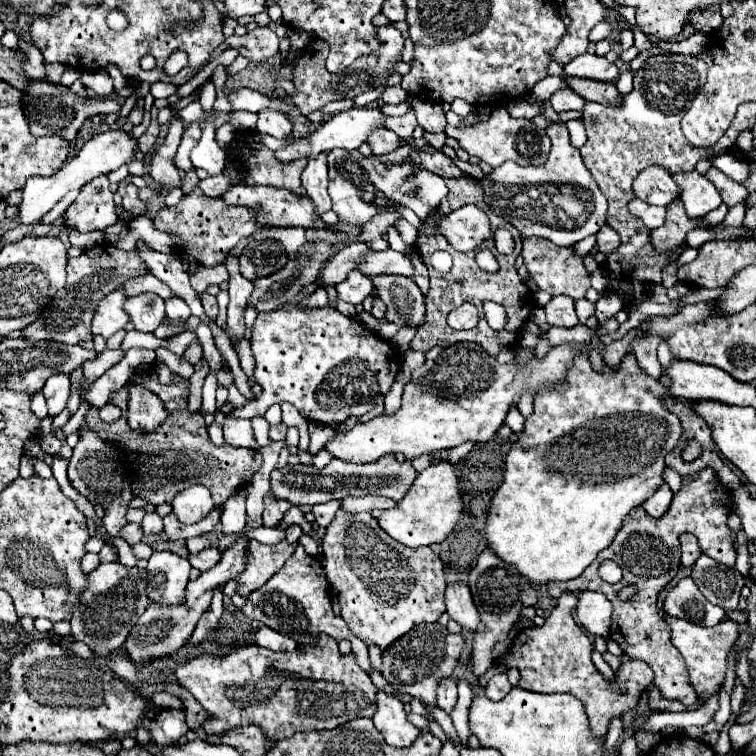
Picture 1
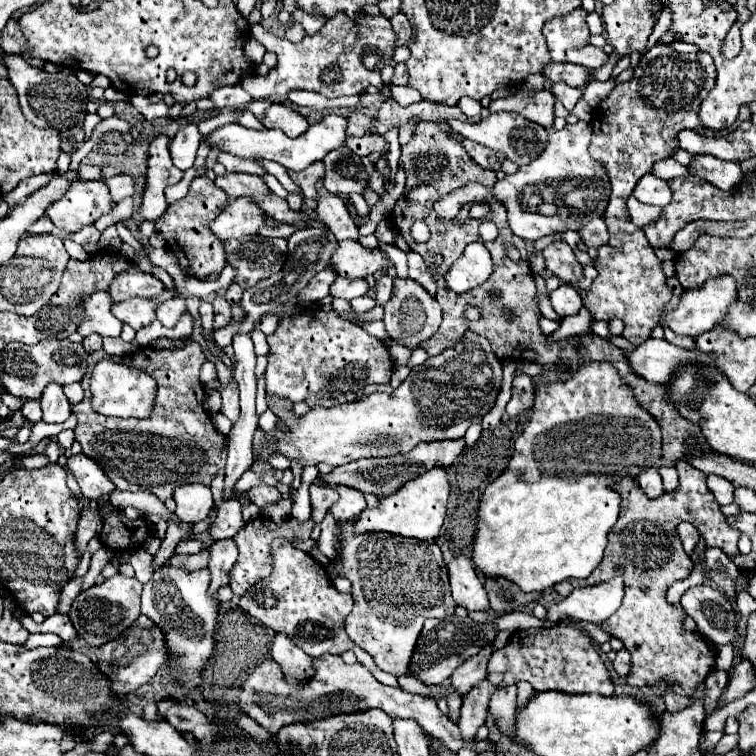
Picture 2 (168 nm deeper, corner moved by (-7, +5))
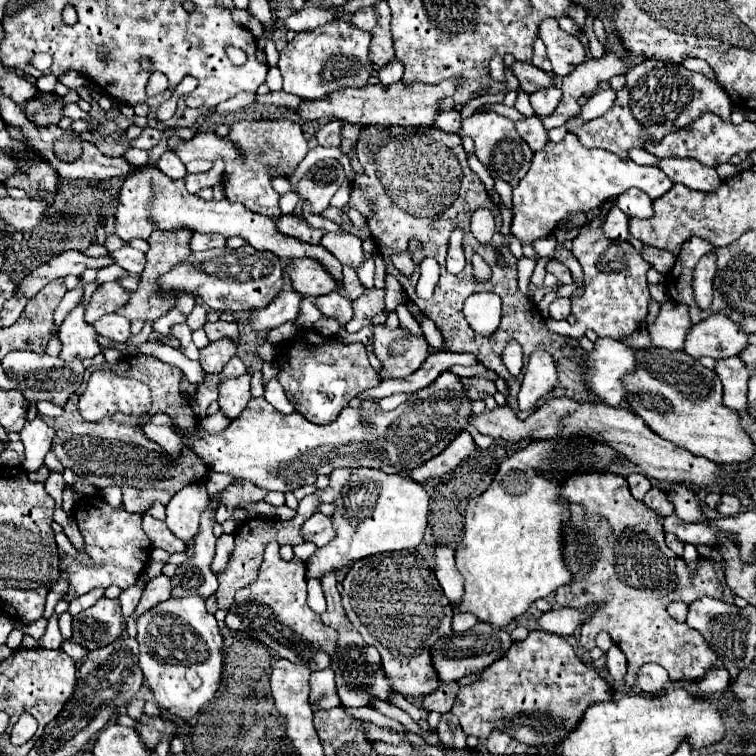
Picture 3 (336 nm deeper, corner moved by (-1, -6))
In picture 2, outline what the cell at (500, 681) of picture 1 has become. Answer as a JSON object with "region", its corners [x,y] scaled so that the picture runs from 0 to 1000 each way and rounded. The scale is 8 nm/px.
{"region":[[[683,906],[659,909],[648,925],[648,946],[653,956],[659,959],[661,970],[672,975],[672,967],[677,964],[677,954],[683,946]]]}

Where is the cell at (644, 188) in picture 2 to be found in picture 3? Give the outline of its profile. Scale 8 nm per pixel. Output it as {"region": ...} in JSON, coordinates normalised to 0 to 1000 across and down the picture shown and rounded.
{"region":[[[833,249],[825,257],[812,262],[812,270],[831,286],[841,286],[841,288],[854,288],[862,280],[862,265],[857,262],[857,257],[852,257],[844,249]]]}

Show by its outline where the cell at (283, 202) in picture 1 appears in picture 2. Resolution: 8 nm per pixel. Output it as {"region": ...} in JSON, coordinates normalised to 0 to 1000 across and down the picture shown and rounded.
{"region":[[[315,261],[304,266],[302,276],[280,292],[280,306],[294,316],[307,316],[307,313],[325,313],[341,308],[344,300],[352,298],[352,282],[344,276],[333,261]]]}

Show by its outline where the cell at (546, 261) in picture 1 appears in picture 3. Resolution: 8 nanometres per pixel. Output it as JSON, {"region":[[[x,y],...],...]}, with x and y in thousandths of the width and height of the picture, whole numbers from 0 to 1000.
{"region":[[[728,344],[725,349],[722,349],[722,360],[728,360],[728,362],[733,362],[743,376],[757,376],[757,362],[754,362],[754,357],[743,349],[743,347],[735,347],[735,344]]]}

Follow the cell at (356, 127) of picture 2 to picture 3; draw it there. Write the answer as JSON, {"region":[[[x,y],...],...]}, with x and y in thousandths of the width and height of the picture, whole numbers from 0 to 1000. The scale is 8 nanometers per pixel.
{"region":[[[434,159],[418,175],[421,190],[423,193],[450,193],[450,172],[452,172],[452,159]]]}

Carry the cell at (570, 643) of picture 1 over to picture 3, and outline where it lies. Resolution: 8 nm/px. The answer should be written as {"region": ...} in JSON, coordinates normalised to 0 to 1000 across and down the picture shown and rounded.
{"region":[[[706,833],[698,839],[696,847],[680,849],[669,868],[664,873],[656,873],[648,884],[643,884],[643,889],[638,889],[630,902],[606,913],[598,944],[606,947],[619,974],[630,974],[635,979],[643,979],[651,971],[651,966],[661,966],[698,987],[733,987],[765,960],[778,934],[788,929],[802,929],[807,923],[810,905],[791,886],[775,881],[746,844],[717,833]]]}

